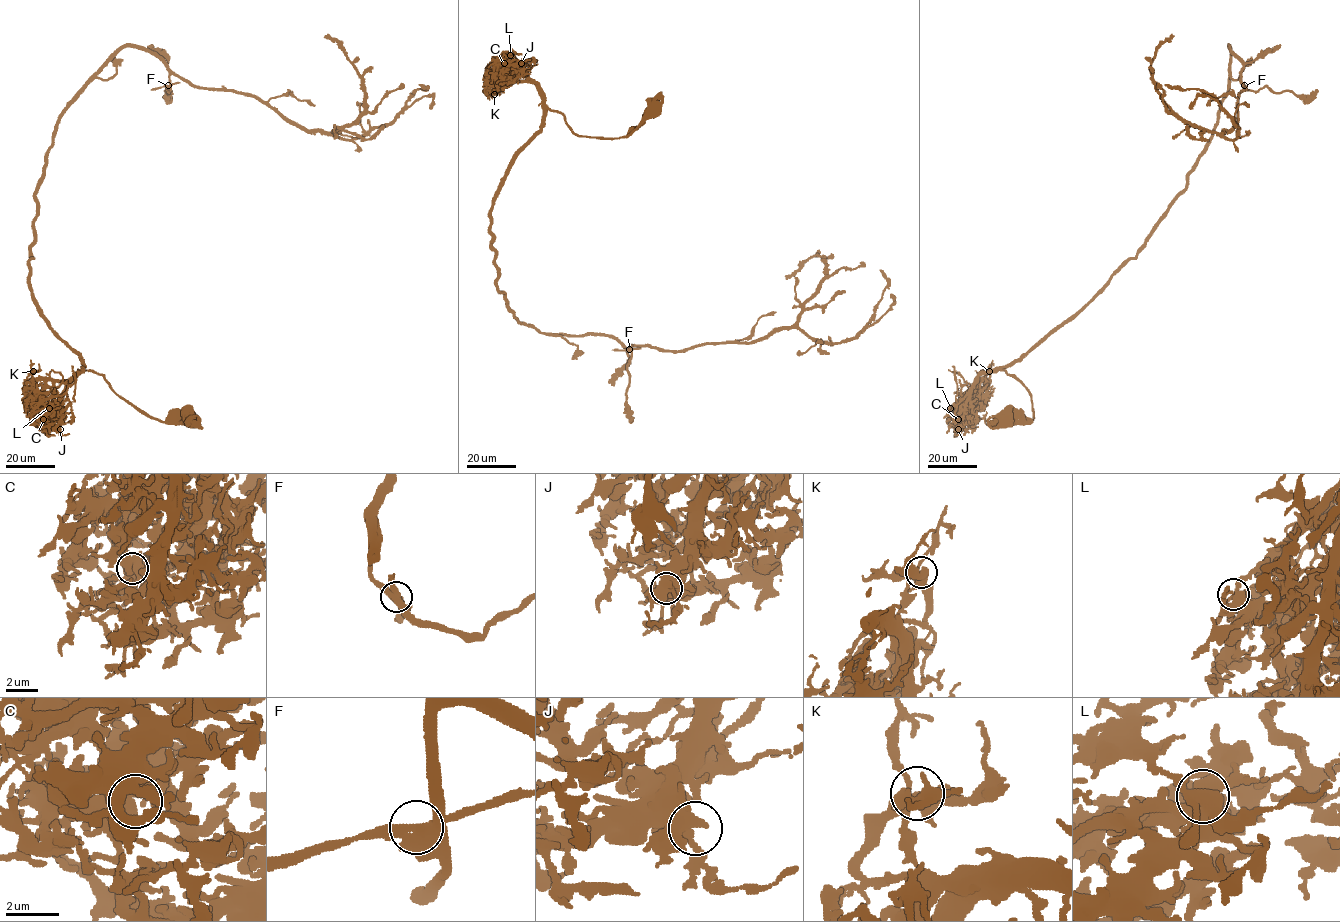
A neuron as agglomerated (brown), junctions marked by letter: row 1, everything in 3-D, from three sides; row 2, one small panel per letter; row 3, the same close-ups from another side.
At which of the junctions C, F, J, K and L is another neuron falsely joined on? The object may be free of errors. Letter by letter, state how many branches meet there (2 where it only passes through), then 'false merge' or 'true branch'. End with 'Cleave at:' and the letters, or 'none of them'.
C: branches 5; true branch
F: branches 5; false merge
J: branches 4; true branch
K: branches 6; true branch
L: branches 4; true branch
Cleave at: F

